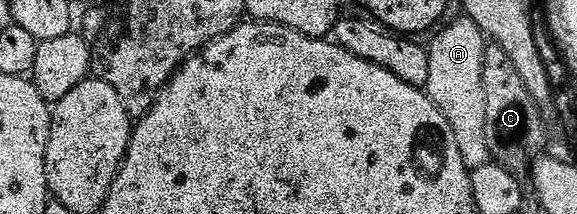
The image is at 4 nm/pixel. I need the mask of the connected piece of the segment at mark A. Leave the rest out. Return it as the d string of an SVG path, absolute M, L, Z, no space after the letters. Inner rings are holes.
M462 16L447 25L451 26L444 25L438 31L440 34L429 42L429 80L425 92L446 116L452 141L457 144L467 168L472 170L492 161L485 127L487 90L484 87L484 64L488 43L483 31L471 18Z

